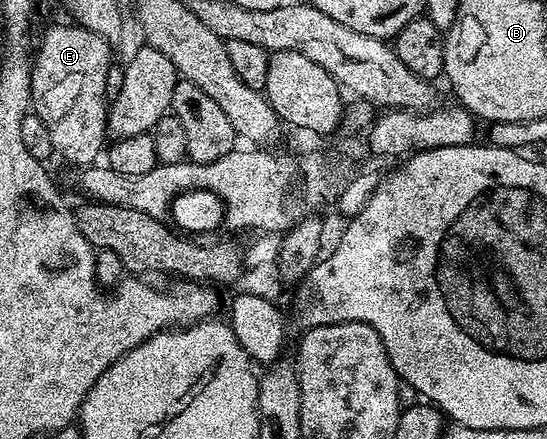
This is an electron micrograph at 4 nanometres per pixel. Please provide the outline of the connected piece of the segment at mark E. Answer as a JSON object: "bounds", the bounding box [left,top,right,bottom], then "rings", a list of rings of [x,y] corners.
{"bounds":[31,23,114,167],"rings":[[[68,23],[70,25],[52,25],[44,33],[44,38],[39,38],[38,48],[34,53],[32,62],[32,108],[31,112],[38,115],[38,119],[42,119],[42,123],[46,123],[46,127],[50,130],[50,143],[52,144],[52,152],[58,158],[65,157],[70,164],[75,167],[87,167],[95,165],[101,160],[102,154],[106,149],[106,138],[108,137],[108,106],[110,102],[105,98],[106,95],[106,73],[107,69],[114,64],[112,57],[113,46],[106,39],[102,39],[102,35],[98,35],[94,31],[81,27],[76,23]]]}

